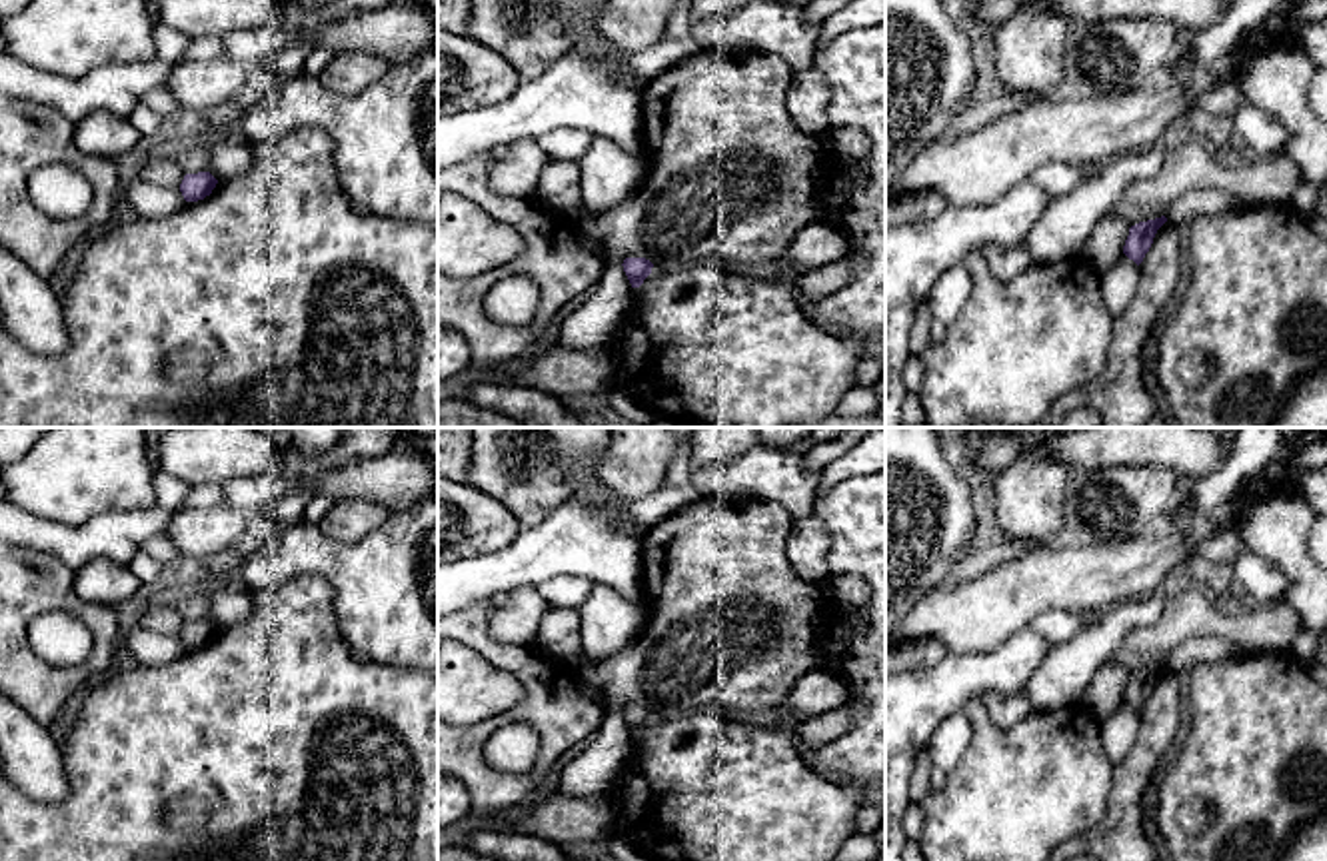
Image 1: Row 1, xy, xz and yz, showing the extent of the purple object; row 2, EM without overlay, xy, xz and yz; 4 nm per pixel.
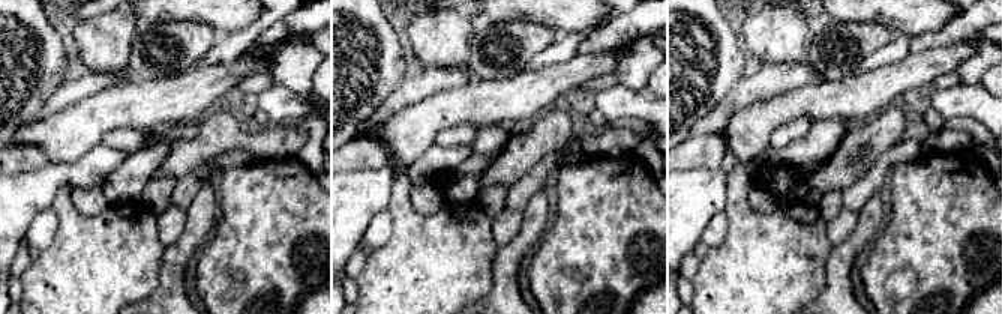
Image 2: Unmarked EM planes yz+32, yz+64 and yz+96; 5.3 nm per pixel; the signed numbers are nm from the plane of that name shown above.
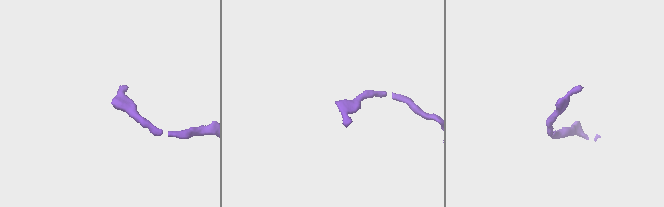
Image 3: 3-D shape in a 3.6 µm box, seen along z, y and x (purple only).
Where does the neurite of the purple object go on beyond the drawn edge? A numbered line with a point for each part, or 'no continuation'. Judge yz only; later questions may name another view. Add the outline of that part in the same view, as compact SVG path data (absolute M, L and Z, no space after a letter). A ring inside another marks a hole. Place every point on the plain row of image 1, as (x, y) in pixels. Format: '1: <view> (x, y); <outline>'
no continuation

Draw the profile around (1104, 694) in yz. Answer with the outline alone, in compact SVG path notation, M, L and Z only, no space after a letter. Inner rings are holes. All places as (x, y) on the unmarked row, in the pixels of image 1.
M1109 661L1085 687L1081 703L1095 715L1099 723L1121 705L1129 675L1131 673L1123 665Z

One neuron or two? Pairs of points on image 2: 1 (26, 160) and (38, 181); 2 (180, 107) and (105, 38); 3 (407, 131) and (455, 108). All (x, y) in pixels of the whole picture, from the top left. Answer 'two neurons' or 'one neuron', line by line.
1: two neurons
2: two neurons
3: one neuron

